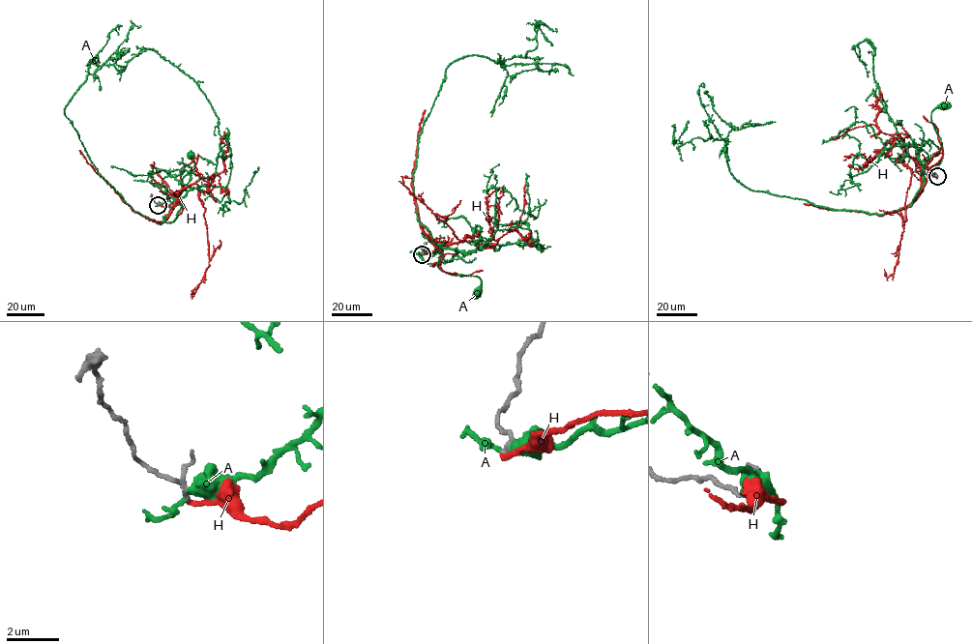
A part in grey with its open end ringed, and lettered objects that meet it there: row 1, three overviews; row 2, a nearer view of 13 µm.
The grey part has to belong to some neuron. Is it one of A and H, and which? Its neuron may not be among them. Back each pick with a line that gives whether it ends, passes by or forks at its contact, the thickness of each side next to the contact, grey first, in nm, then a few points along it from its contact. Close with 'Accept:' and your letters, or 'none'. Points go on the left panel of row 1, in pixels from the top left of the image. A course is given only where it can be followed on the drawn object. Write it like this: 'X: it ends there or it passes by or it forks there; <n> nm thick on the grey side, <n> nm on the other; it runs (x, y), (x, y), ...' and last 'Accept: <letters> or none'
H: it ends there; 110 nm thick on the grey side, 160 nm on the other; it runs (159, 205), (166, 206), (181, 190), (197, 185), (204, 208), (209, 259), (201, 281), (191, 294), (195, 287)
Accept: H

